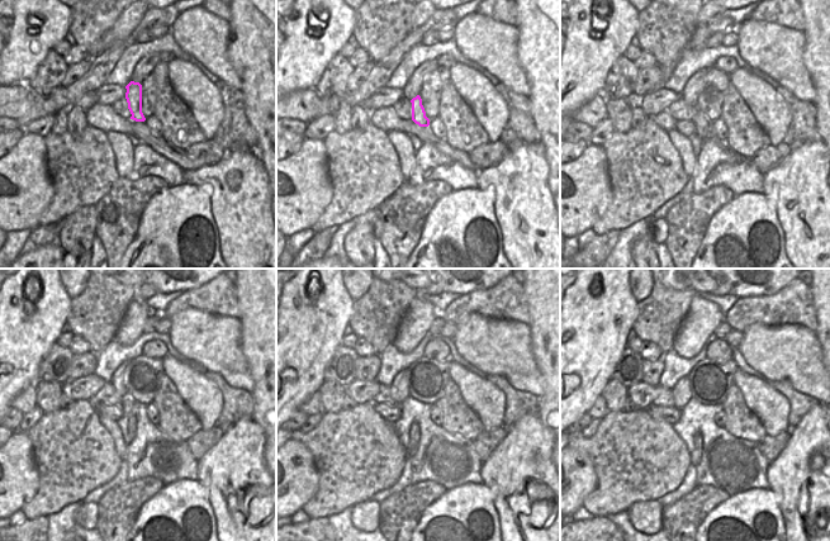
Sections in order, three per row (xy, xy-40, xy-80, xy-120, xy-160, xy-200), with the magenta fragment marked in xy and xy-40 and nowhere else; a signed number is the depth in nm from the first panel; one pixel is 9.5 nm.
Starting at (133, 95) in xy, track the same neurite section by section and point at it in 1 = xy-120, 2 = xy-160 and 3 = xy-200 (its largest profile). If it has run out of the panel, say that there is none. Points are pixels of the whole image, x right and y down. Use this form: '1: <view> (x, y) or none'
1: xy-120 (132, 423)
2: xy-160 (414, 430)
3: xy-200 (695, 458)

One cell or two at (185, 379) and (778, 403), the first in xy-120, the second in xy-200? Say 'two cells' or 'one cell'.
one cell

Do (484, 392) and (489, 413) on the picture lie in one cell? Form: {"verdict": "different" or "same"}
{"verdict": "same"}

